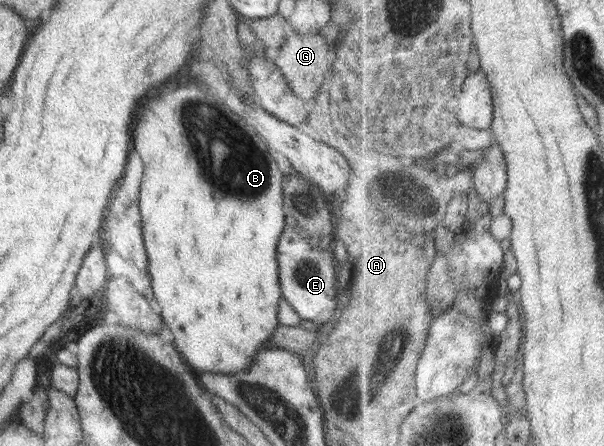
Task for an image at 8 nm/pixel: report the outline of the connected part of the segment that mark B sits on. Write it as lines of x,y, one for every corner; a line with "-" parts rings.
186,84
170,90
168,94
156,96
144,104
144,110
138,122
131,130
133,146
140,154
143,162
143,175
140,183
139,211
145,251
148,257
148,272
151,286
161,310
160,316
168,324
174,335
173,343
177,351
186,358
190,366
200,372
235,373
251,366
254,353
265,348
278,326
277,308
283,299
277,263
277,244
280,235
286,229
286,214
283,206
282,173
278,164
268,153
266,141
258,136
256,130
248,130
242,117
234,113
223,101
203,87
201,84

